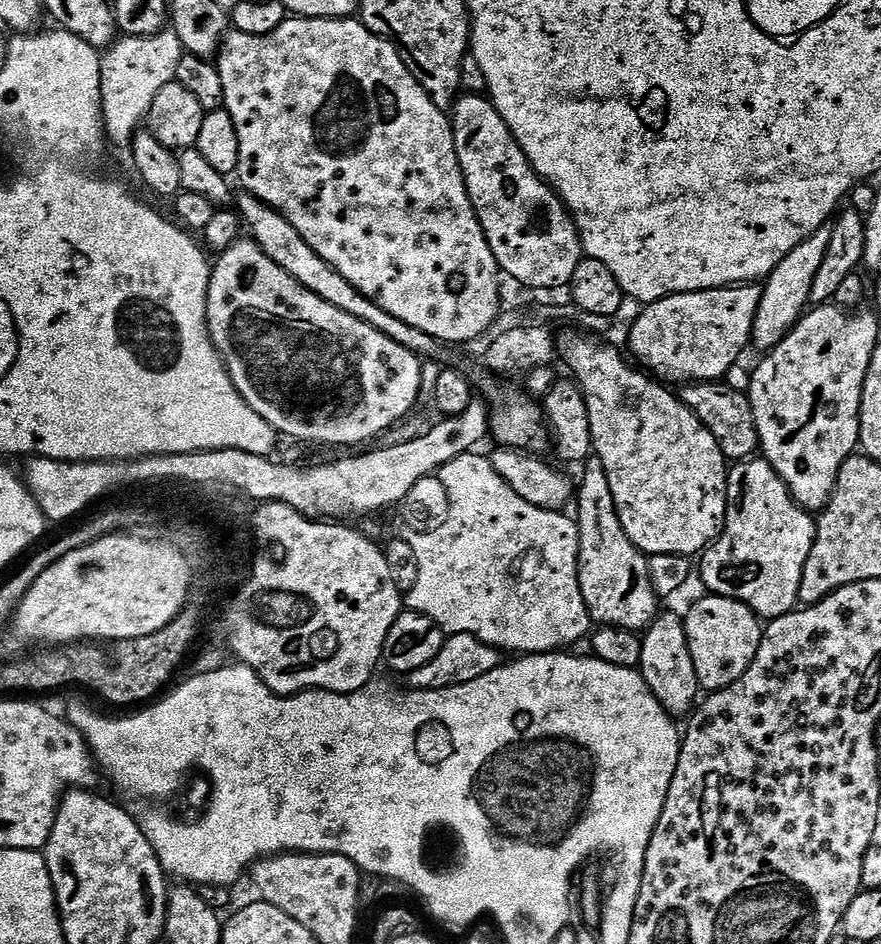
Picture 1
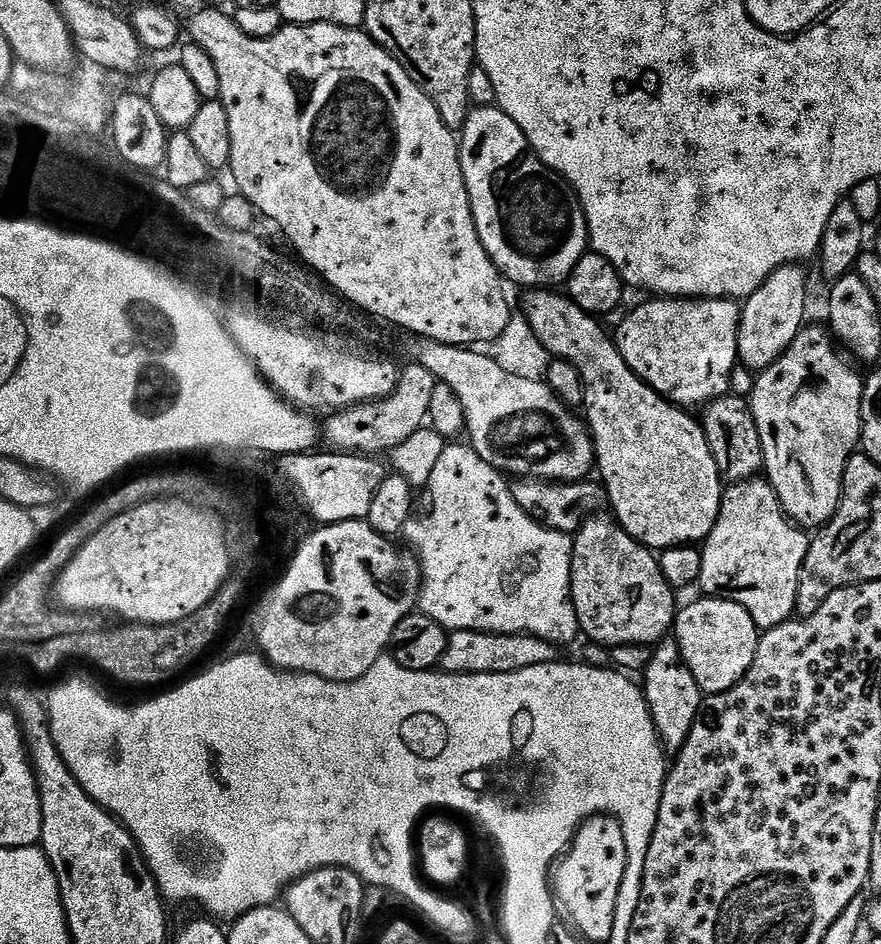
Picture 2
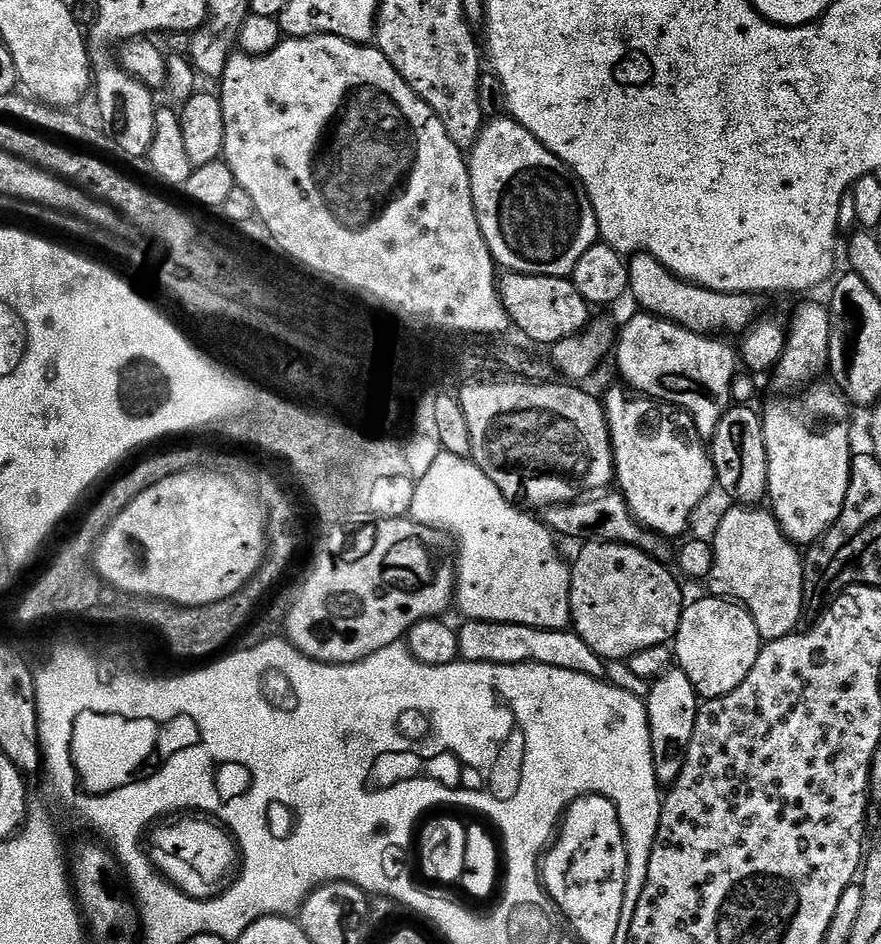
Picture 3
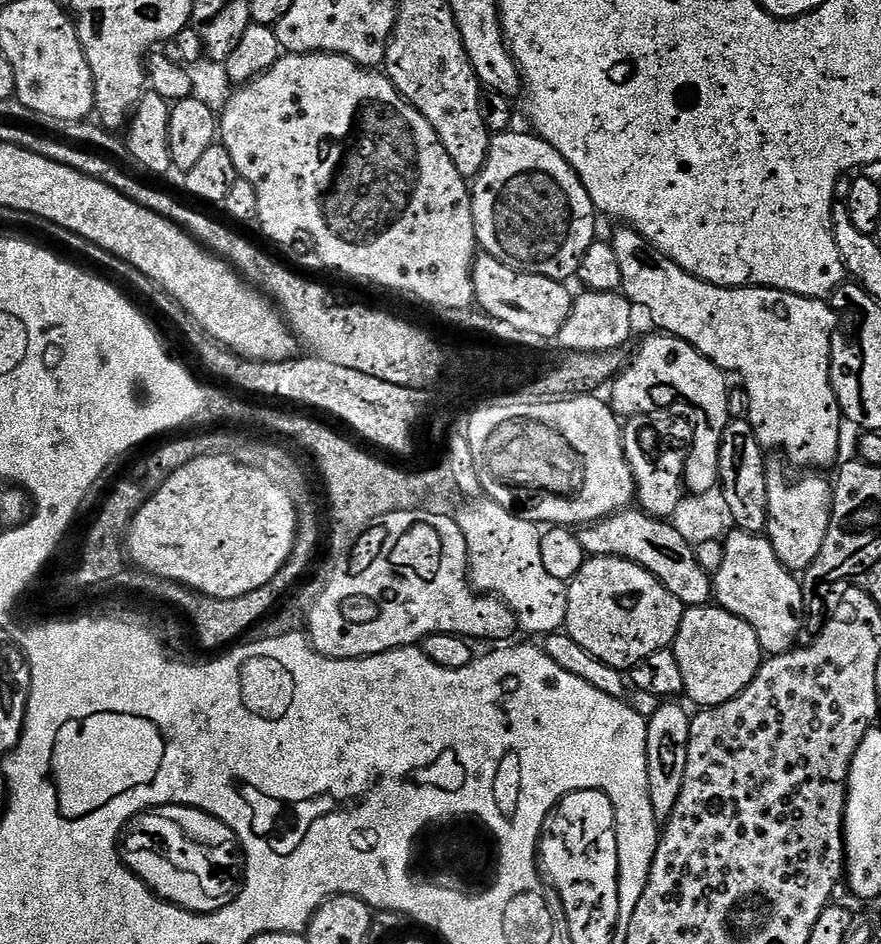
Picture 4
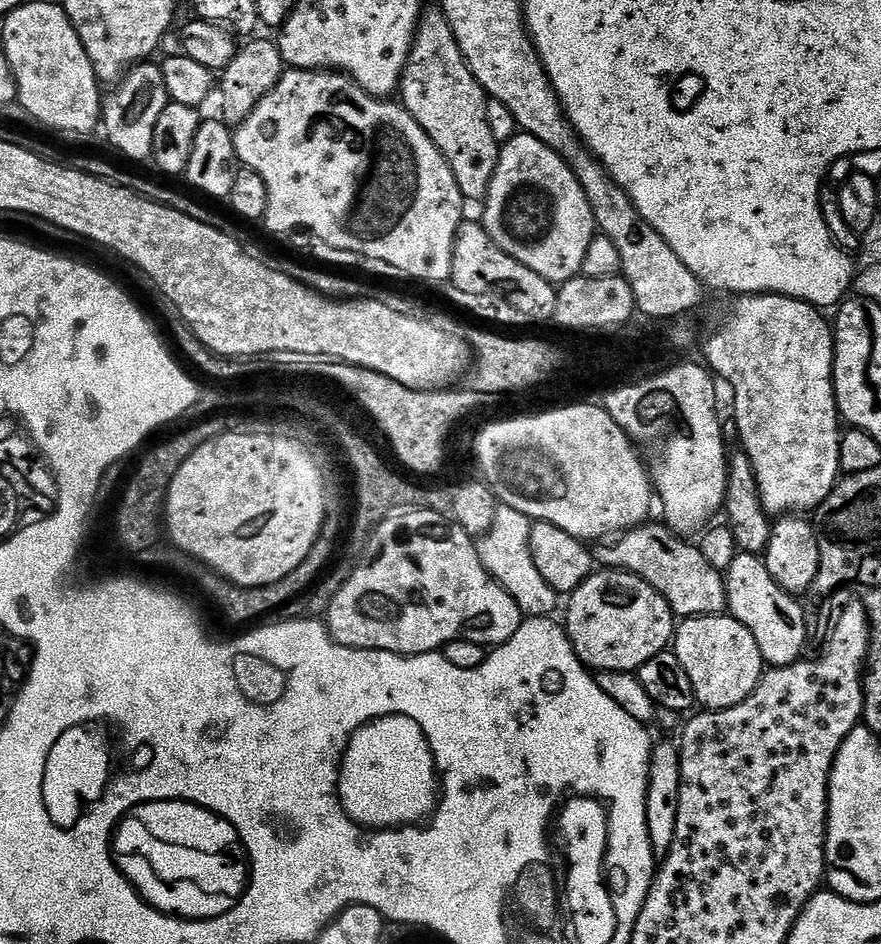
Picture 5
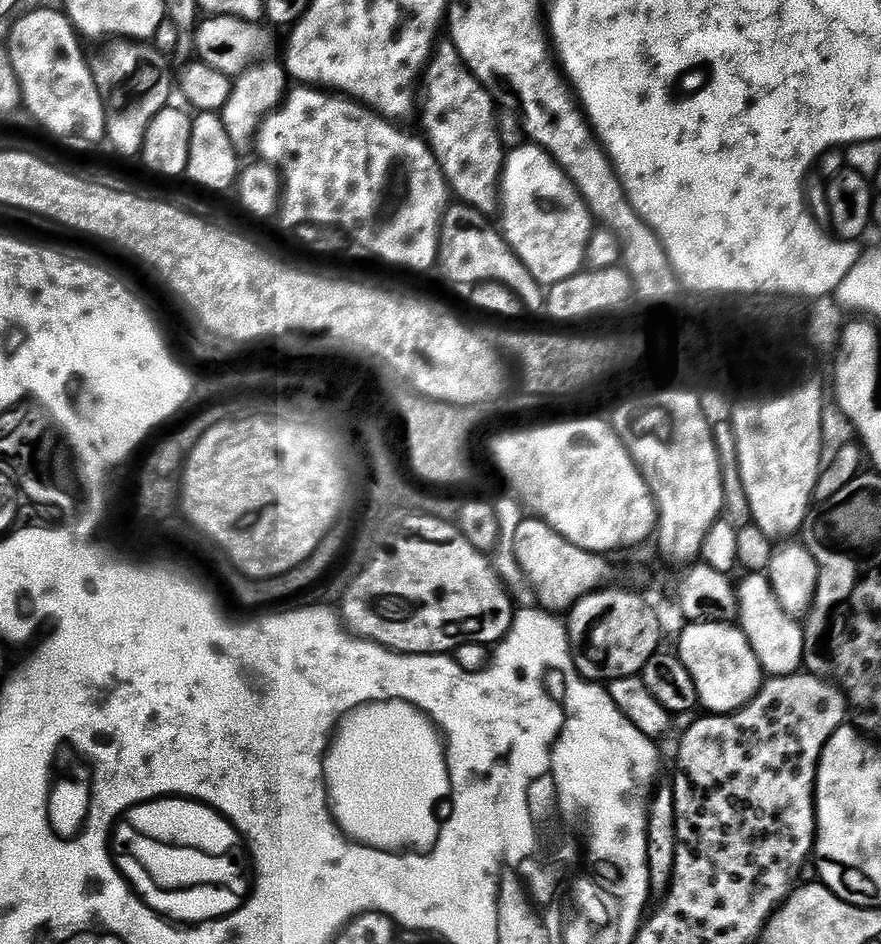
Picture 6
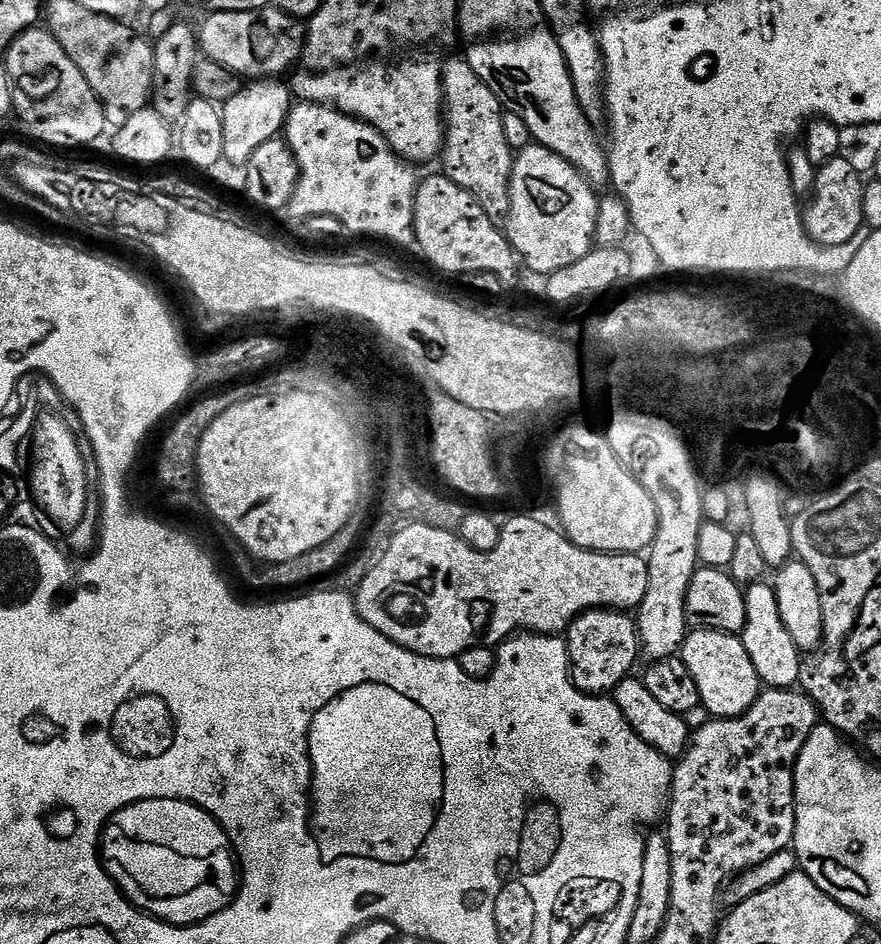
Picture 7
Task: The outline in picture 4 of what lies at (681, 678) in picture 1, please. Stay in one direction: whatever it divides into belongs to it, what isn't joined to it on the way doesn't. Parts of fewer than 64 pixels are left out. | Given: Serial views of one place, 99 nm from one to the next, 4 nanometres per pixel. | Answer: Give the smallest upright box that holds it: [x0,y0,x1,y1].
[646,702,692,822]

